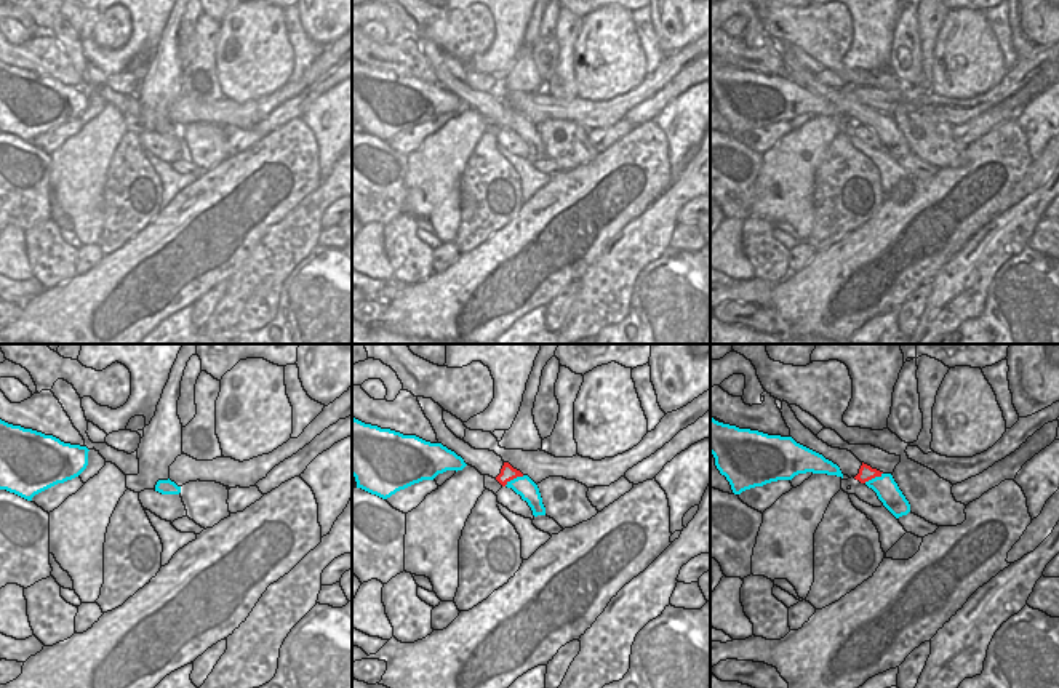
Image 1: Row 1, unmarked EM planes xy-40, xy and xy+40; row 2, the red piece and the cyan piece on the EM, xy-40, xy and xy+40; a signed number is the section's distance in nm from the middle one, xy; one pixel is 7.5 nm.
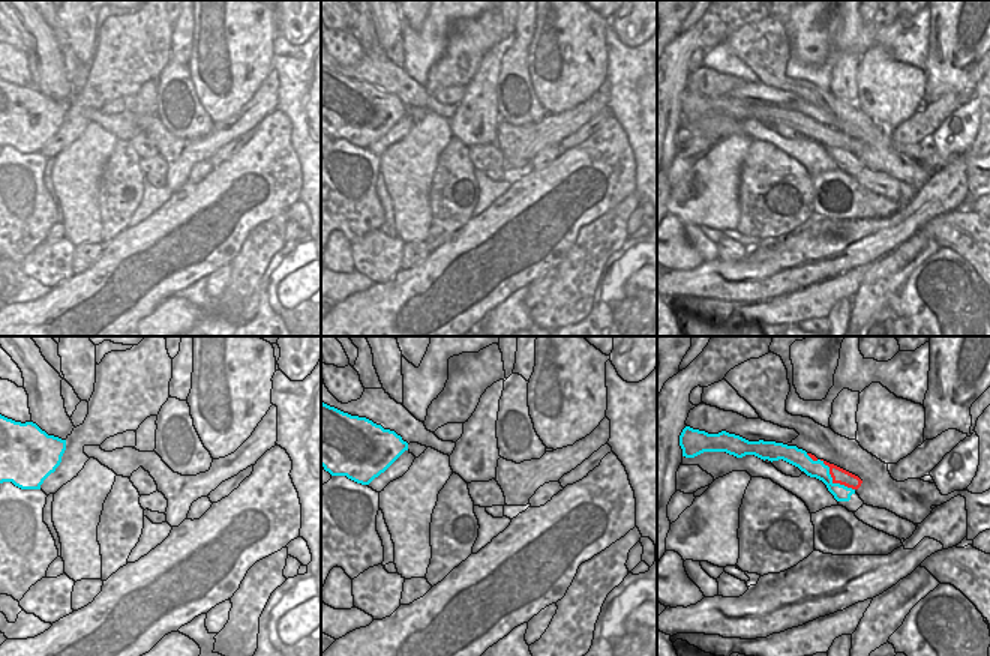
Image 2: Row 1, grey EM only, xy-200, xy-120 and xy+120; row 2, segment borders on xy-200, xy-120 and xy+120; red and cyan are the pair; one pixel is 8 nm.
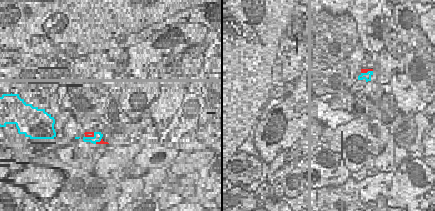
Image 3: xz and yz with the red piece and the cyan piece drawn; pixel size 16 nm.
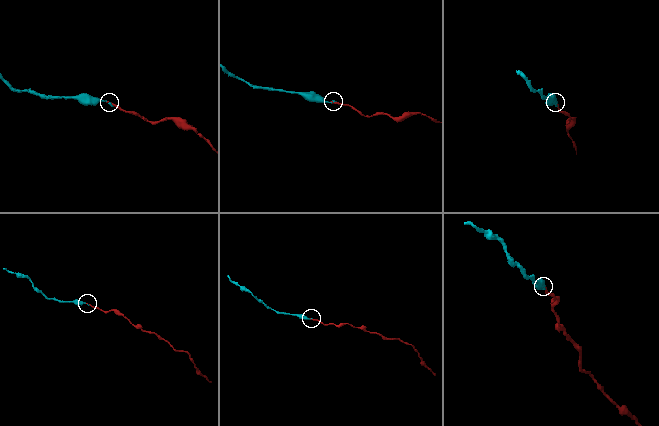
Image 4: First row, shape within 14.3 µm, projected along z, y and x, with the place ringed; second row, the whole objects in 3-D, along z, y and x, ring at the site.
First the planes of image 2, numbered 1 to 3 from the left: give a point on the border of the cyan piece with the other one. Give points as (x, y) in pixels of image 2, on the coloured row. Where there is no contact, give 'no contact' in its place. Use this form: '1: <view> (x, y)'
1: no contact
2: no contact
3: xy+120 (830, 473)

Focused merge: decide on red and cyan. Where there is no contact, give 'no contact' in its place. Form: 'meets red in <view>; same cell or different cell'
meets red in xy; same cell

